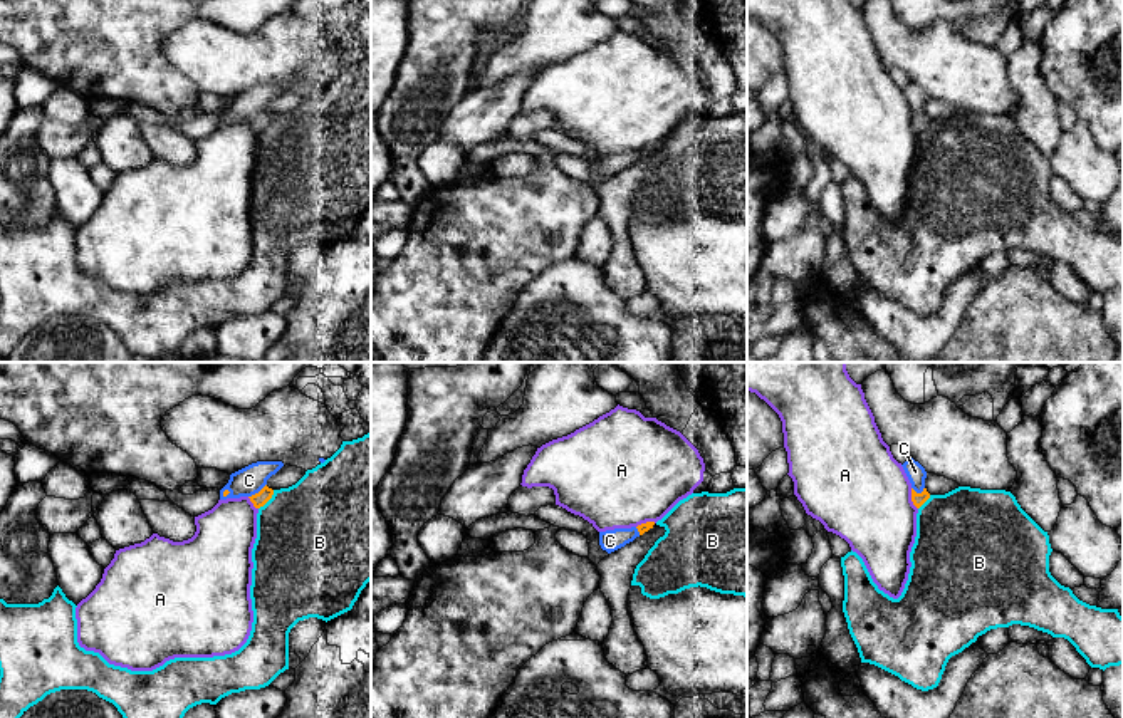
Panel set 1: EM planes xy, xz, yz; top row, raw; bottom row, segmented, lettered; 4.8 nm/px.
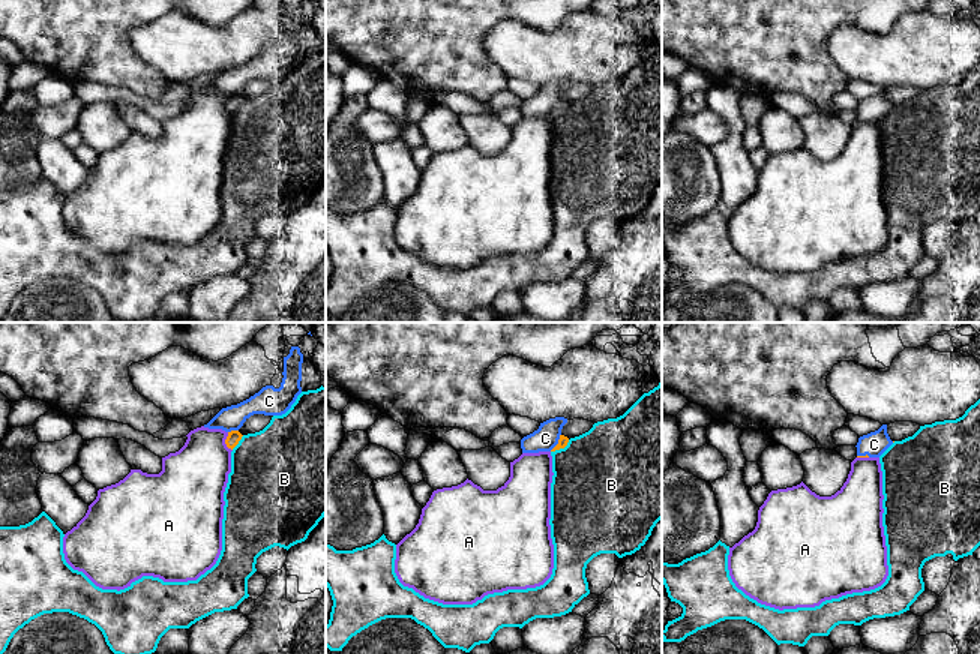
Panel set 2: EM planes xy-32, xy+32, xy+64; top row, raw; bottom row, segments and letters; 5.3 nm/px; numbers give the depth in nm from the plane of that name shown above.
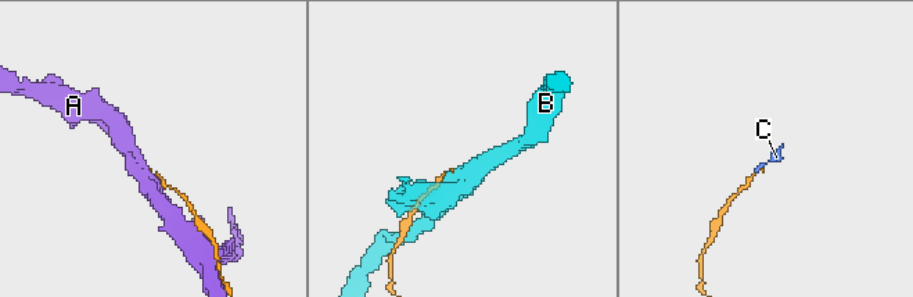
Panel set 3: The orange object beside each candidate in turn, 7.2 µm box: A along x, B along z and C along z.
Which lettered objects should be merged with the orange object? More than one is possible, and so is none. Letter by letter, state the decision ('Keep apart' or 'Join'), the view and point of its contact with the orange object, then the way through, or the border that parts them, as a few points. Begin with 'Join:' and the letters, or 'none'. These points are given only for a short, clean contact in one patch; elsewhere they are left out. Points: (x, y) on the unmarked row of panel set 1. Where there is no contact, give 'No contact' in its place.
Join: C
A: Keep apart. Touches orange at yz (912, 123)
B: Keep apart. Touches orange at xy (267, 124)
C: Join. Touches orange at xy (259, 116)

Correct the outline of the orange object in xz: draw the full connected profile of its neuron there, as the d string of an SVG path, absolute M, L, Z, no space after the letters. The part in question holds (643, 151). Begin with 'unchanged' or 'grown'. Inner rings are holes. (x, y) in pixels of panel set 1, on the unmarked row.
grown; M646 146L638 151L631 153L614 153L599 156L599 169L608 178L624 171L626 168L633 166L636 161L643 159L650 153L653 153L655 146Z

